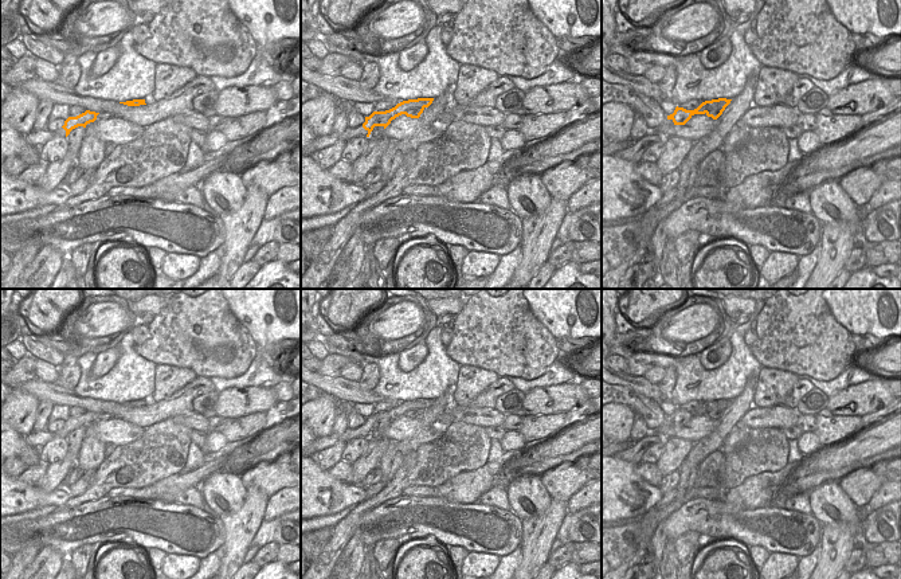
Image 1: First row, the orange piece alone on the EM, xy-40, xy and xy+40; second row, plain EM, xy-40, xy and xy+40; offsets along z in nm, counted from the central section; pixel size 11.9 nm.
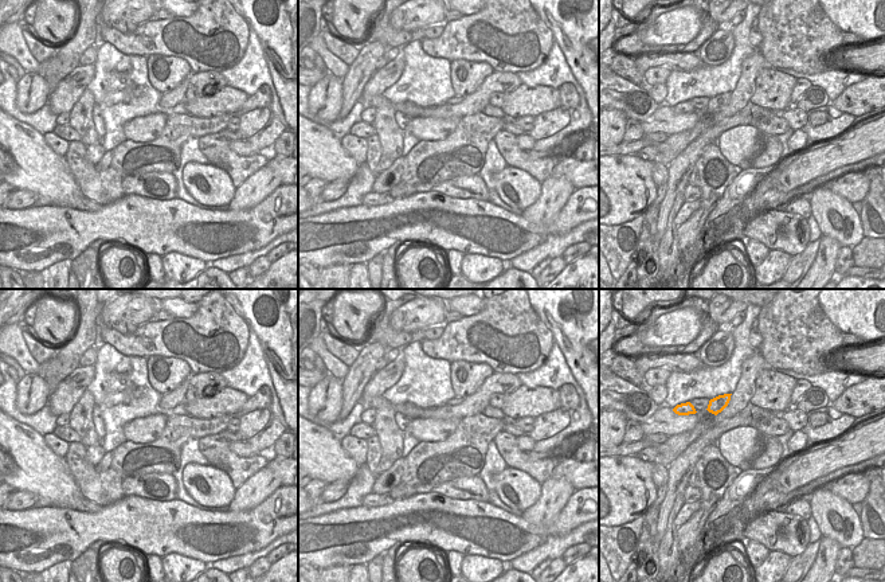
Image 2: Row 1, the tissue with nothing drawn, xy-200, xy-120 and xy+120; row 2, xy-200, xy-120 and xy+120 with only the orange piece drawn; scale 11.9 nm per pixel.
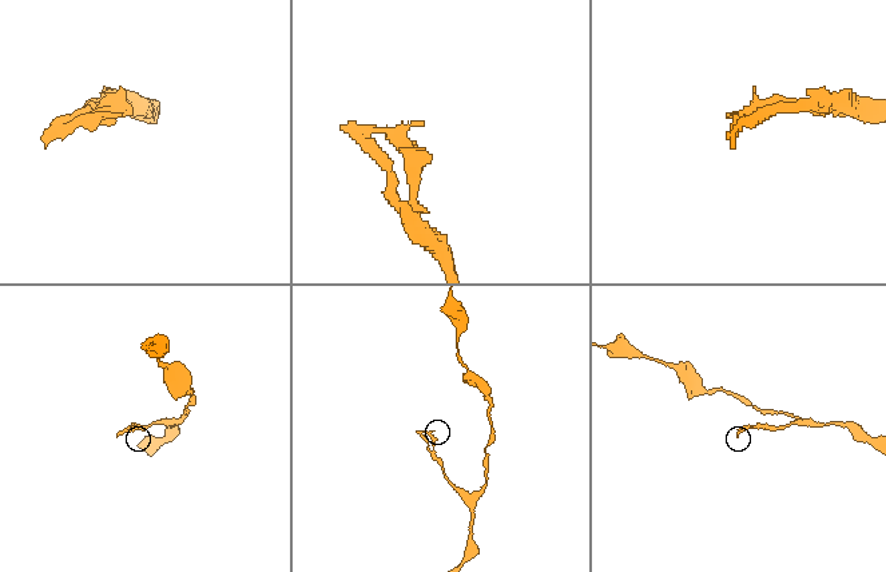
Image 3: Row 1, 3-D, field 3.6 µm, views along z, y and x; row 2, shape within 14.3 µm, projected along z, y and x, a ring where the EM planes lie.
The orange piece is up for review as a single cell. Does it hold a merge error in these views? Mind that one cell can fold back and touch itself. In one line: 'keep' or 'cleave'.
cleave

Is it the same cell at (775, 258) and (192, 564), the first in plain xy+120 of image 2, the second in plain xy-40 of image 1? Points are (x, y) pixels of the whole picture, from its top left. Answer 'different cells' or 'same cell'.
same cell

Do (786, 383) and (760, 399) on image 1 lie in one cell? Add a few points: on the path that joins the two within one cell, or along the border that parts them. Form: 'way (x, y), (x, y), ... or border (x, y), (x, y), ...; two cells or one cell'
way (779, 383), (767, 394); one cell

